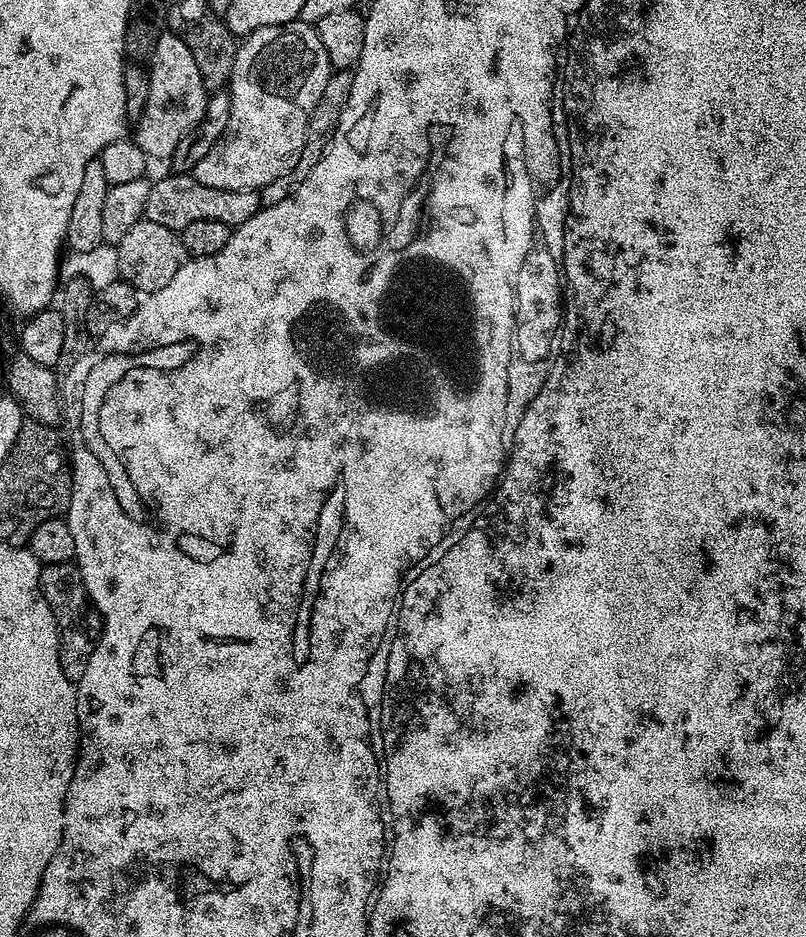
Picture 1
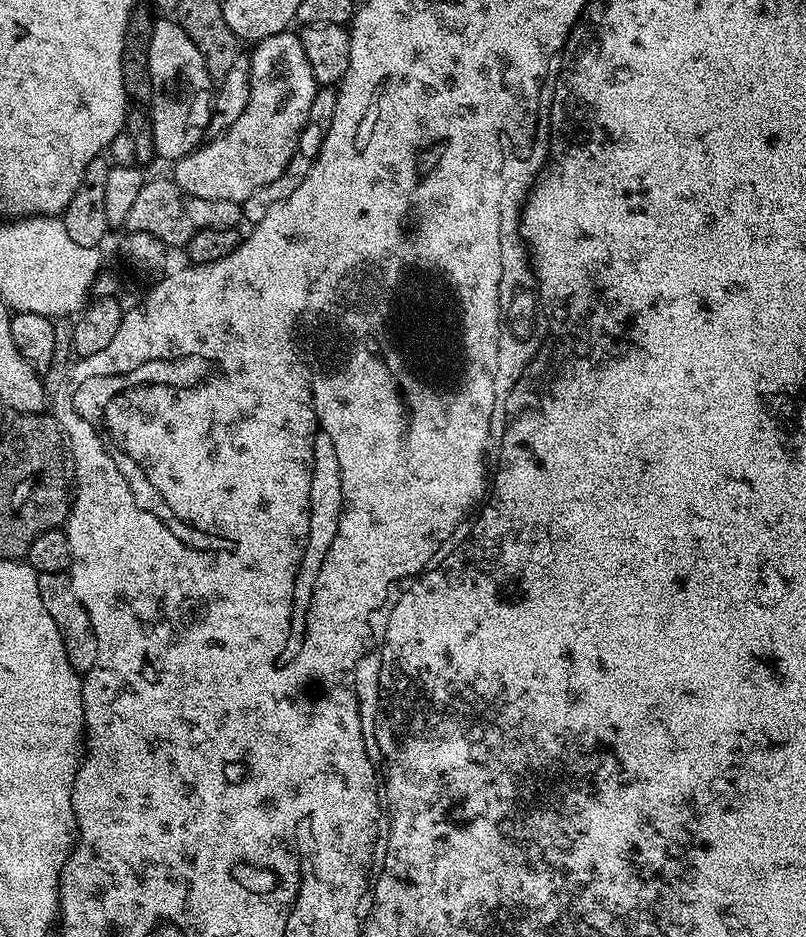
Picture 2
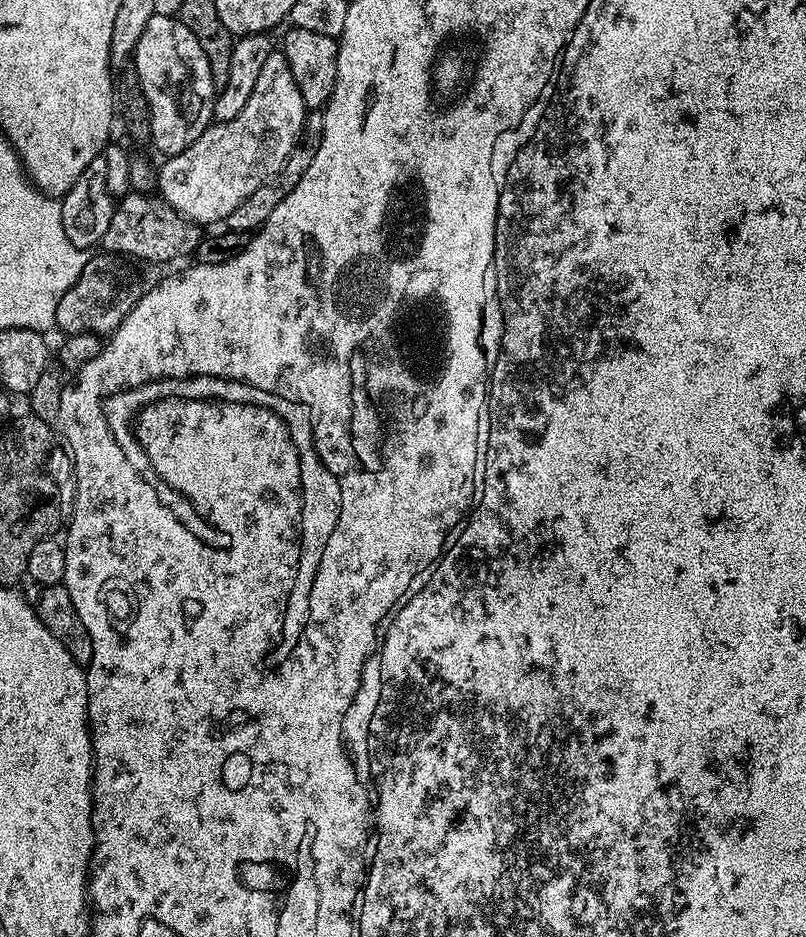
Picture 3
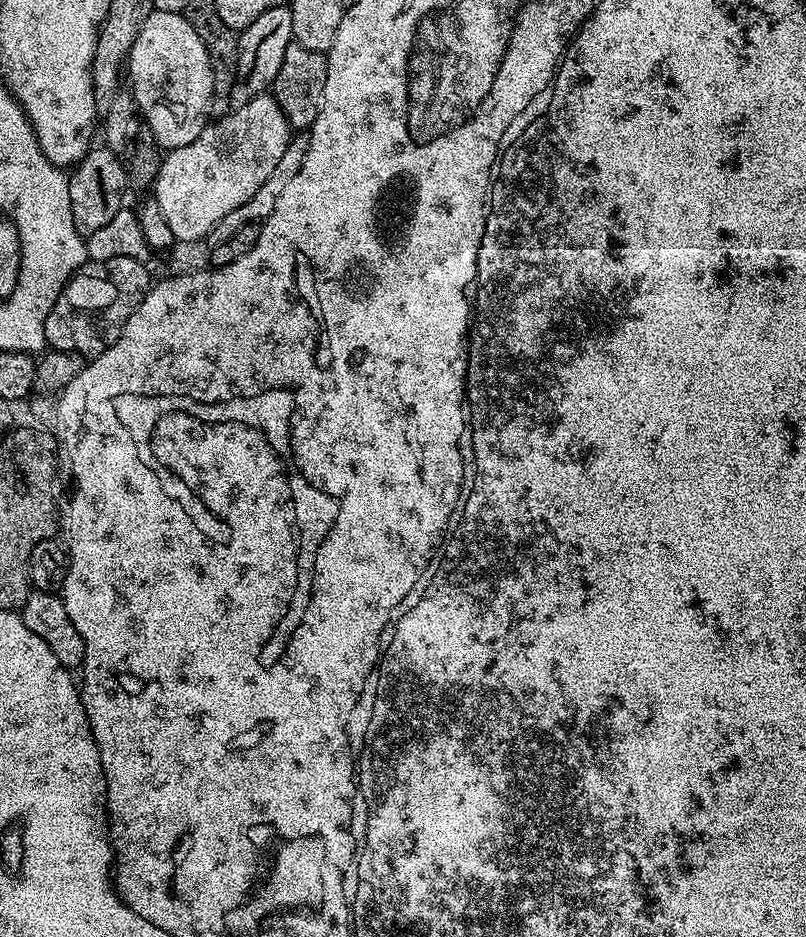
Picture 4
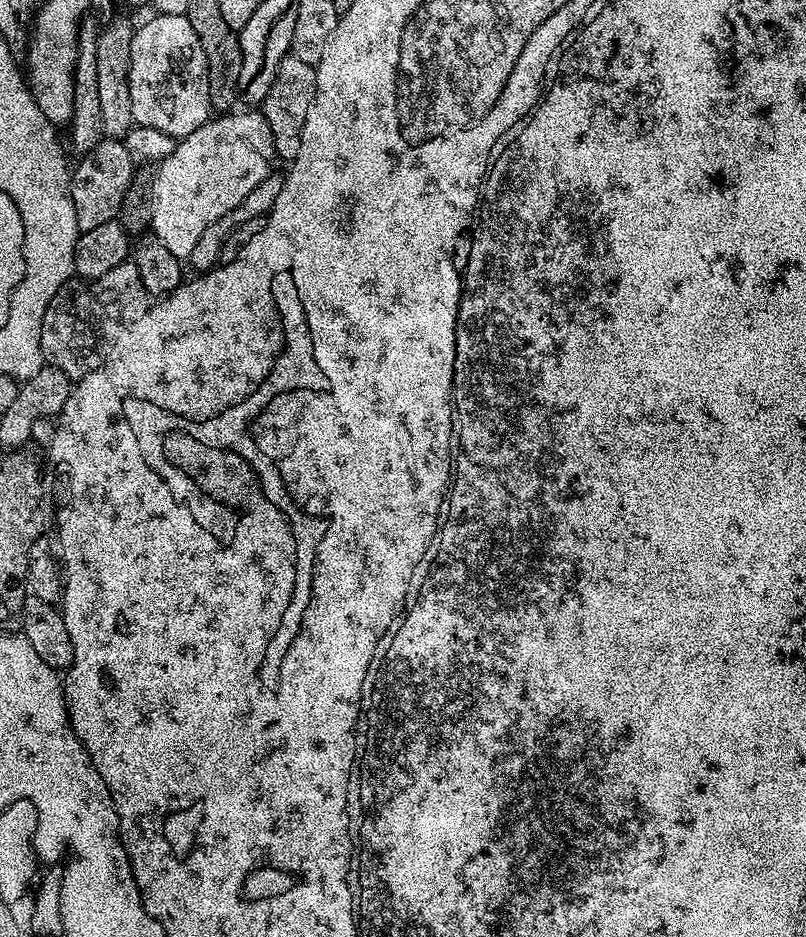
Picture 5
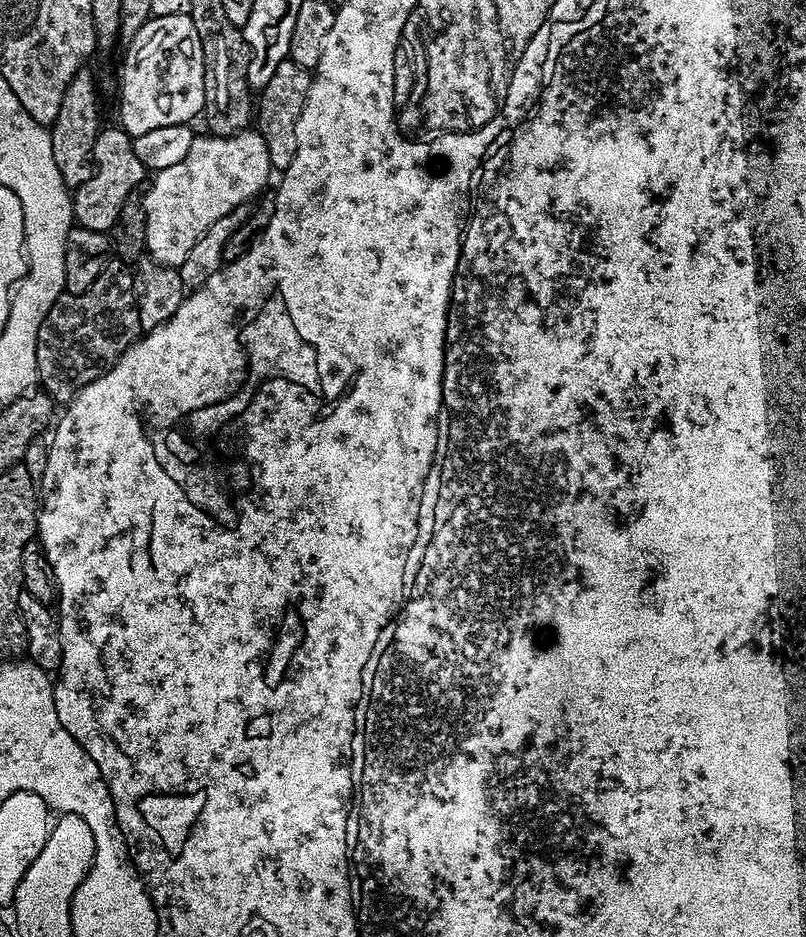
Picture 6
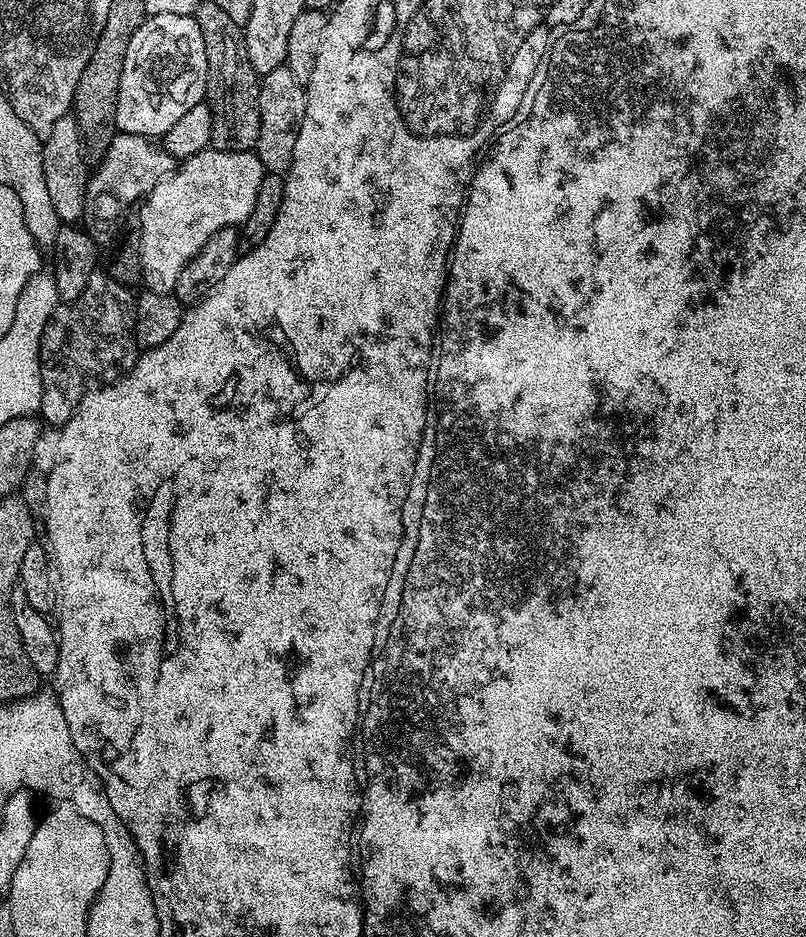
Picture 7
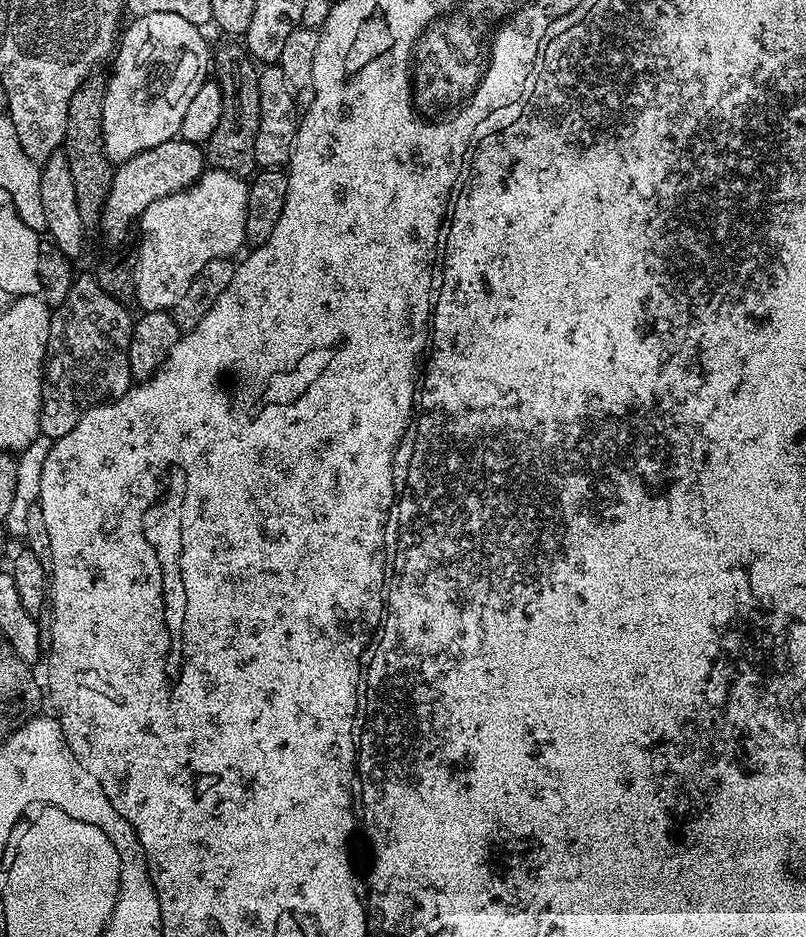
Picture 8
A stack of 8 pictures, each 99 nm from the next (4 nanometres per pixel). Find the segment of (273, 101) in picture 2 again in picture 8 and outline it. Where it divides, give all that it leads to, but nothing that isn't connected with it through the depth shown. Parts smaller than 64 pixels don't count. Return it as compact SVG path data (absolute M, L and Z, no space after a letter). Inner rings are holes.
M209 167L196 179L189 188L170 194L166 198L158 198L158 202L150 202L138 221L140 228L140 253L135 253L136 261L136 298L144 312L166 312L172 309L174 302L182 298L190 282L206 266L206 262L214 262L235 257L240 247L245 247L244 231L246 230L246 206L248 205L249 181L243 176L235 176L221 168Z

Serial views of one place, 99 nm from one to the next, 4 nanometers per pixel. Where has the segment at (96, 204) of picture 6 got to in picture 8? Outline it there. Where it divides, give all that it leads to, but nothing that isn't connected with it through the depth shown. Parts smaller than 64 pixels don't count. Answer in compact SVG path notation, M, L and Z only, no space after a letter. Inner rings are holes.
M181 138L162 142L162 146L154 146L134 154L134 158L124 160L115 165L110 192L100 215L98 231L104 235L108 246L120 246L128 236L128 227L135 225L140 216L150 206L150 202L158 202L158 198L166 198L170 194L180 192L189 186L206 171L206 152L203 147Z

